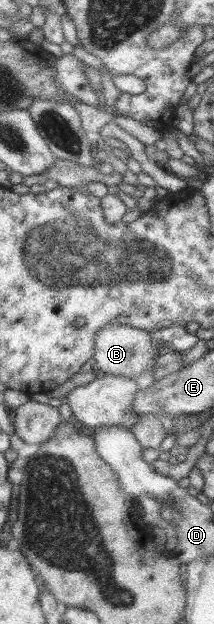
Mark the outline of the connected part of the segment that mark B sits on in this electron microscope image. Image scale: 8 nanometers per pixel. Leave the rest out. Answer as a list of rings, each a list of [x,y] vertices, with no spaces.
[[[106,325],[105,327],[99,329],[99,331],[96,333],[92,346],[92,358],[96,361],[95,367],[97,367],[101,373],[104,373],[104,375],[127,377],[127,379],[130,381],[131,379],[134,379],[134,377],[141,375],[144,371],[151,374],[156,371],[158,374],[160,374],[160,369],[155,366],[153,359],[158,352],[155,351],[155,353],[153,353],[153,341],[151,340],[151,337],[147,332],[141,331],[140,329],[131,328],[127,325]]]

